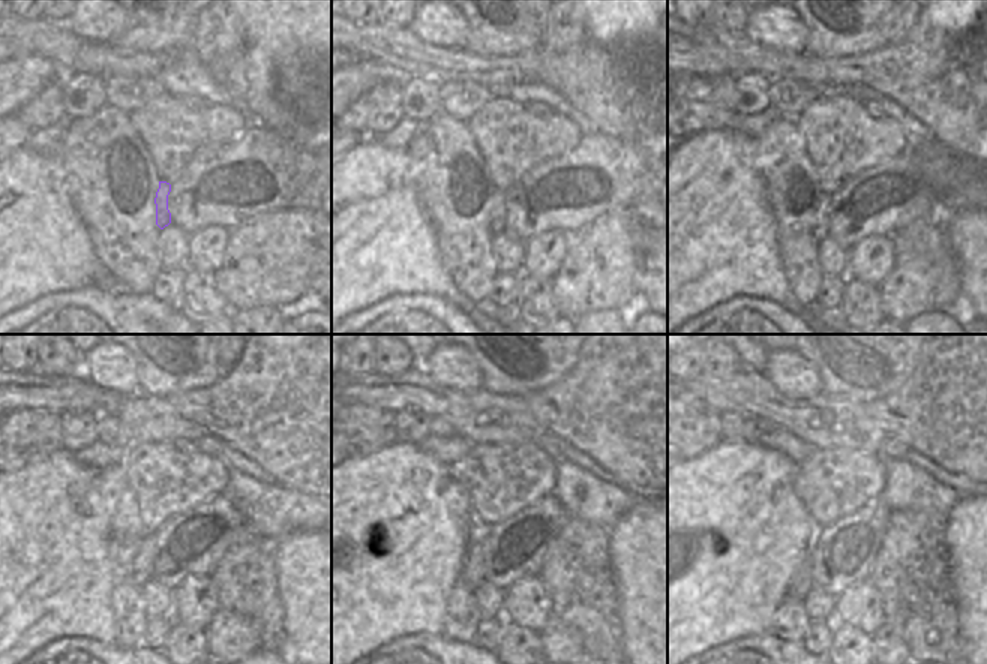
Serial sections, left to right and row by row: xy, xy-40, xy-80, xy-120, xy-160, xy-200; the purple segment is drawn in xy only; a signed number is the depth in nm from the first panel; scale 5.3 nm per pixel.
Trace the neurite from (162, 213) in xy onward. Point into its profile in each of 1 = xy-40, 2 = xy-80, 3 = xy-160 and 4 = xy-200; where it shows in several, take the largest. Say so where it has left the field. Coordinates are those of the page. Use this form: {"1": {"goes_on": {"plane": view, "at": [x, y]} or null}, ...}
{"1": {"goes_on": {"plane": "xy-40", "at": [497, 197]}}, "2": {"goes_on": {"plane": "xy-80", "at": [824, 213]}}, "3": {"goes_on": {"plane": "xy-160", "at": [471, 574]}}, "4": {"goes_on": {"plane": "xy-200", "at": [800, 583]}}}

